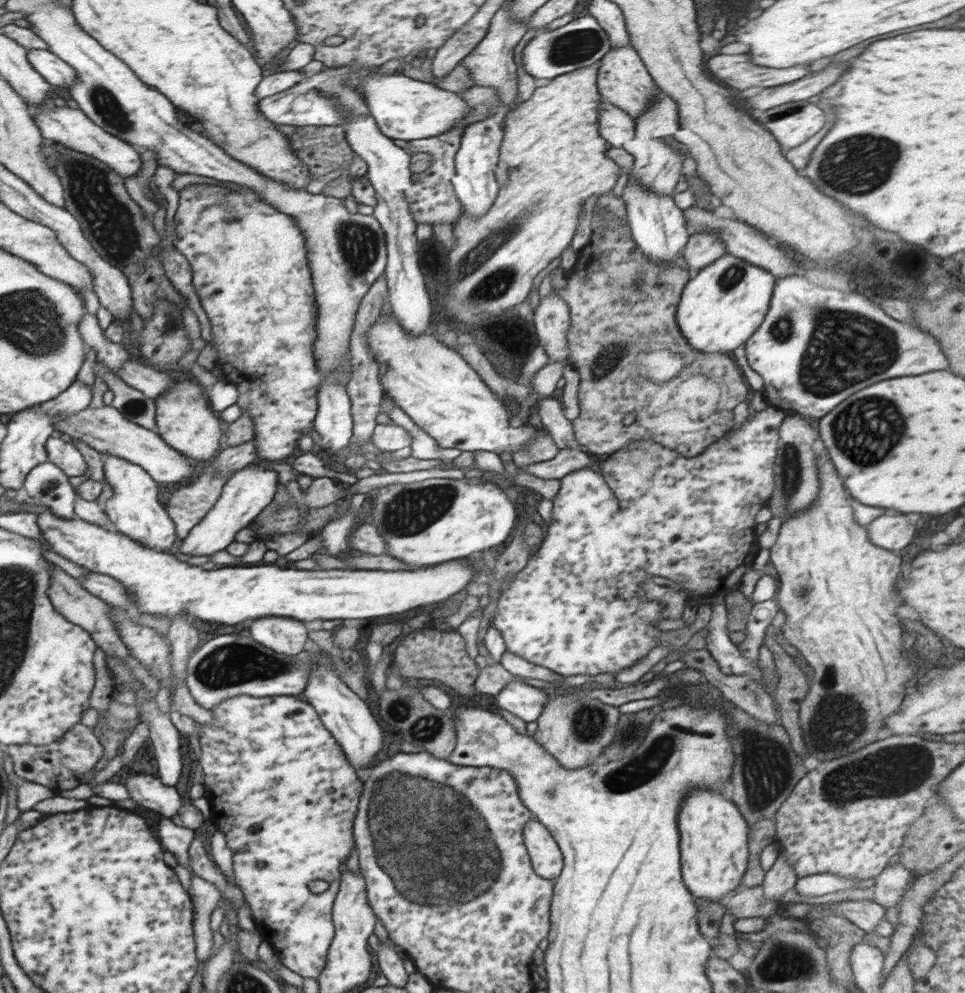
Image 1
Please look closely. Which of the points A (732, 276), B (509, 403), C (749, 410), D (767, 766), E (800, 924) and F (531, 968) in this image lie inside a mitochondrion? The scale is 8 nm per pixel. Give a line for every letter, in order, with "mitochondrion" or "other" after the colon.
A: mitochondrion
B: other
C: other
D: mitochondrion
E: mitochondrion
F: other

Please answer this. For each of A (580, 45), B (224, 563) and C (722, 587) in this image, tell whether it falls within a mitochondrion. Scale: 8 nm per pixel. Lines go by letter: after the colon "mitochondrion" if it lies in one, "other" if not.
A: mitochondrion
B: other
C: other

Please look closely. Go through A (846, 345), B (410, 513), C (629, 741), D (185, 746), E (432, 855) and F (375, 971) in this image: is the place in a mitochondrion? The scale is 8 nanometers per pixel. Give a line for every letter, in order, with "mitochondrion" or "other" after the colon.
A: mitochondrion
B: mitochondrion
C: mitochondrion
D: other
E: mitochondrion
F: other

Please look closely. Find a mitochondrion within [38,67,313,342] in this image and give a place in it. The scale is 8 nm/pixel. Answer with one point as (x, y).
(113, 224)

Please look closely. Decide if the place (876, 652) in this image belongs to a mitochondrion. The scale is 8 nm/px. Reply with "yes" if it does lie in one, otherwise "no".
no

